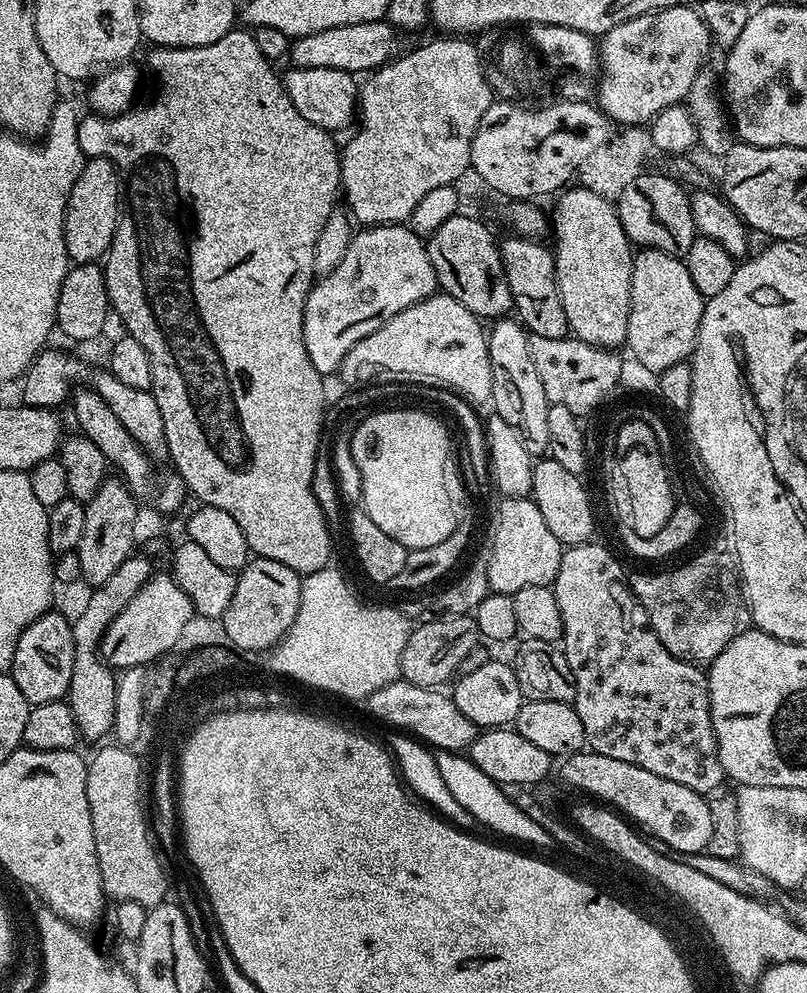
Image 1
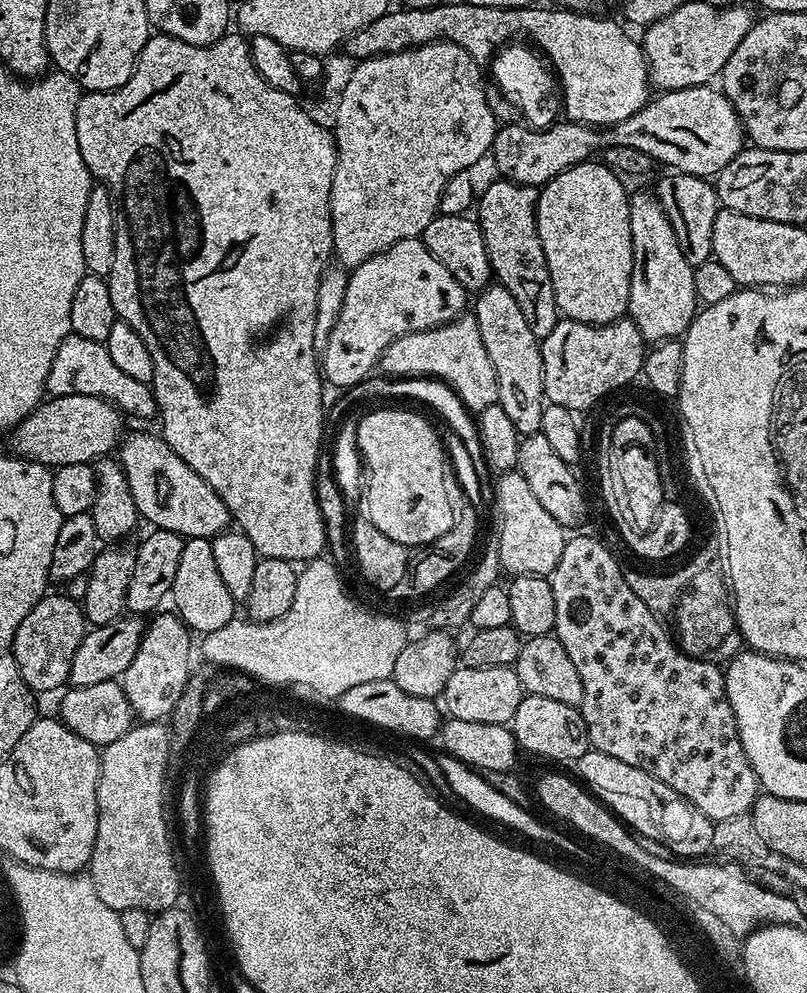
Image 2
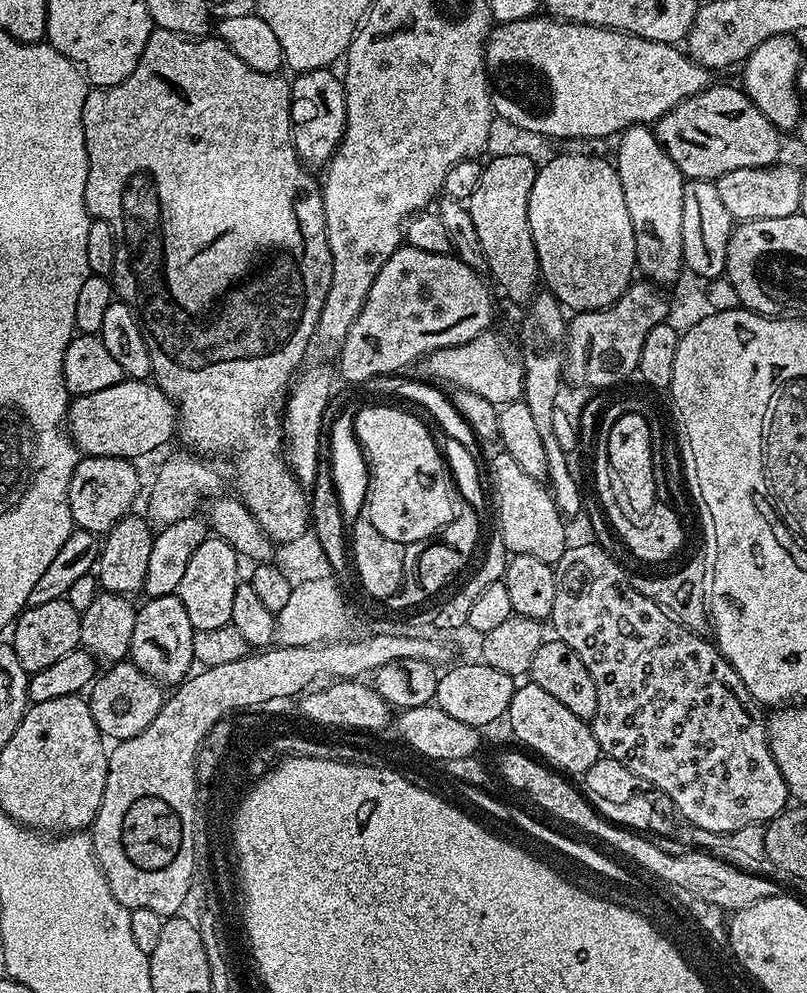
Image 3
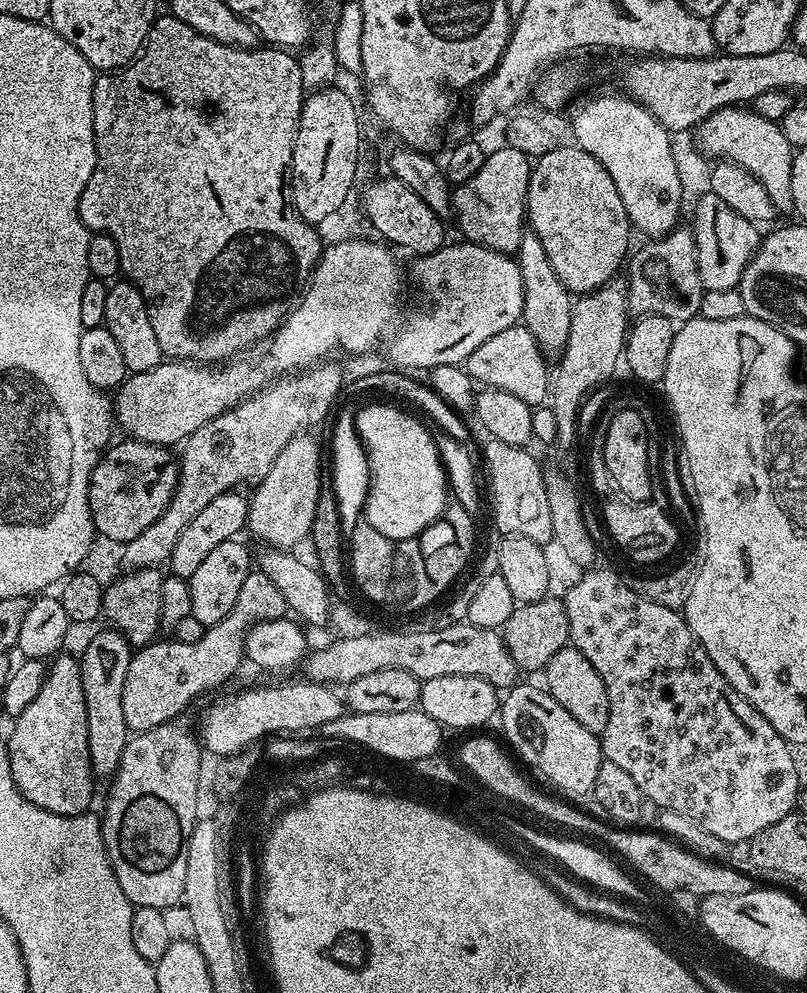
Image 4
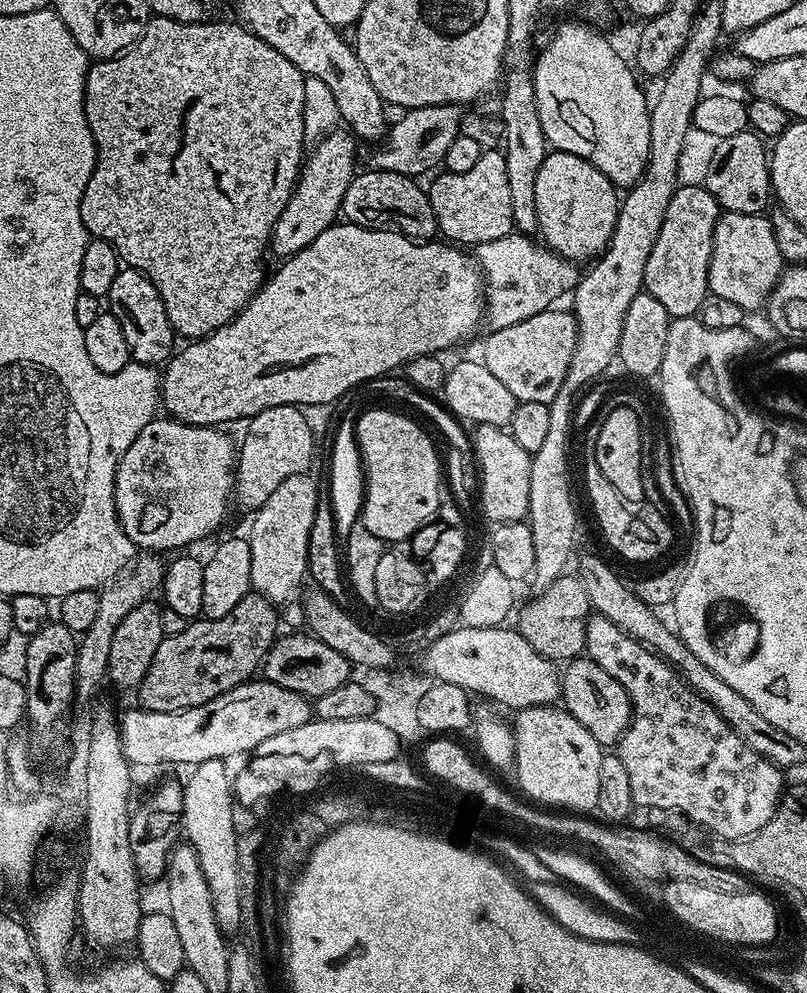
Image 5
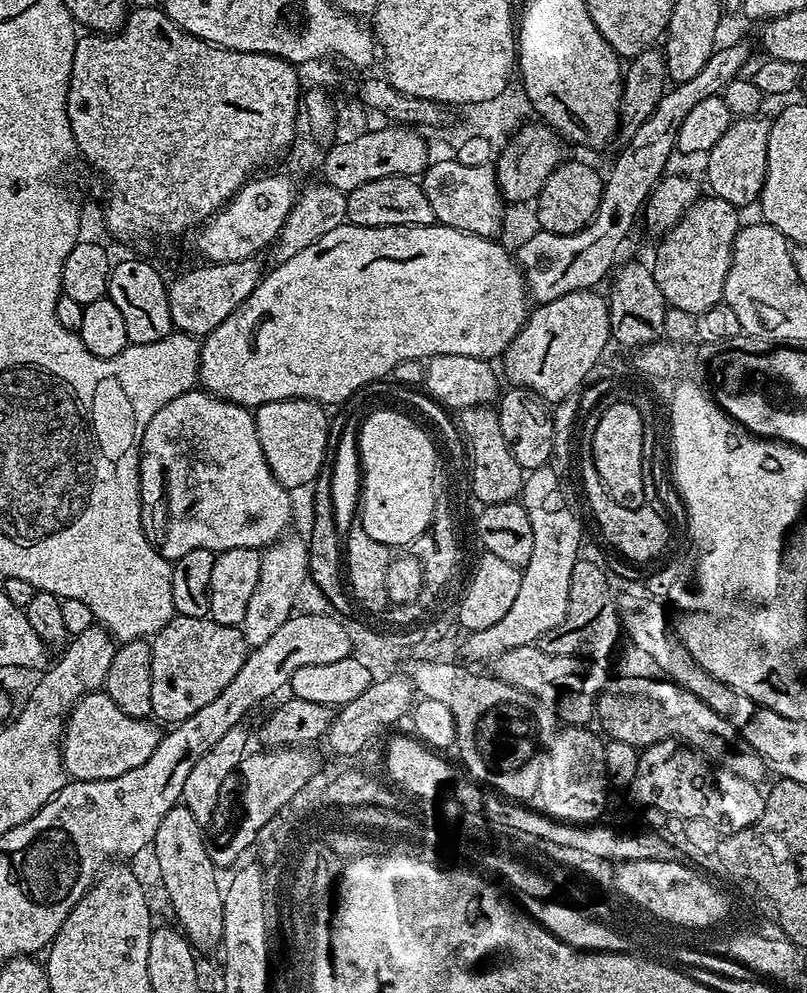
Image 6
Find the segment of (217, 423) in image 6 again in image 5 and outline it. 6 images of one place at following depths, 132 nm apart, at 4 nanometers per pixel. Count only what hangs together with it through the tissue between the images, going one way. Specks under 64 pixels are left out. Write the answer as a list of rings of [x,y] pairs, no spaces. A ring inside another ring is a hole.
[[[157,418],[144,427],[134,442],[130,442],[130,450],[120,455],[114,482],[114,502],[122,530],[137,549],[151,550],[156,554],[184,550],[187,544],[210,535],[223,522],[228,512],[228,500],[230,504],[234,496],[238,461],[237,441],[232,441],[224,432],[227,431],[216,426],[198,426],[171,418]]]

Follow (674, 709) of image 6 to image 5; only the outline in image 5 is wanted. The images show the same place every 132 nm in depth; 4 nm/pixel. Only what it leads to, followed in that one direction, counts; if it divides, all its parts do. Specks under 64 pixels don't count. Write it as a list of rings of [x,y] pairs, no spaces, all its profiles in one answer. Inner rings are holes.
[[[587,655],[577,656],[575,660],[567,661],[560,672],[560,695],[562,697],[562,707],[564,711],[571,714],[586,730],[590,730],[590,735],[599,742],[601,746],[615,746],[622,738],[622,734],[628,728],[632,720],[632,703],[618,678],[610,678],[598,662],[588,659]]]

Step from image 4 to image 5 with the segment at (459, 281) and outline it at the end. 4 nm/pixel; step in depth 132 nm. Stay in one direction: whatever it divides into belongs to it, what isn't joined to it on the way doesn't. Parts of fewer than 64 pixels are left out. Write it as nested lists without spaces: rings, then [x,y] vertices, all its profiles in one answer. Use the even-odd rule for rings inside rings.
[[[514,230],[508,236],[494,238],[494,242],[475,245],[474,259],[484,281],[484,320],[489,329],[514,326],[514,322],[549,311],[559,296],[567,297],[580,281],[581,269],[576,269],[579,267],[573,261],[536,242]]]

